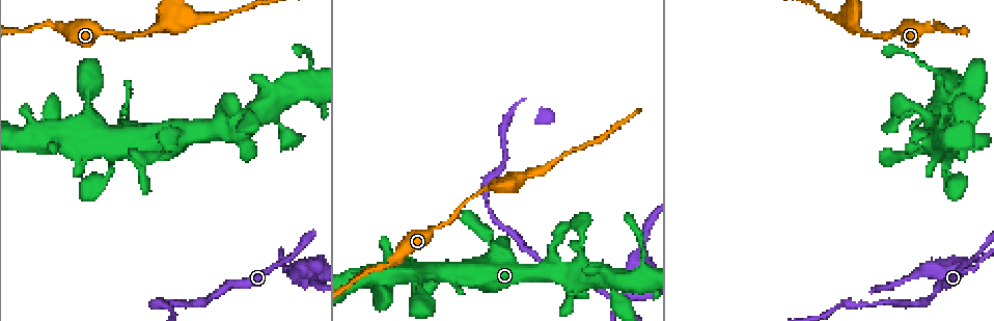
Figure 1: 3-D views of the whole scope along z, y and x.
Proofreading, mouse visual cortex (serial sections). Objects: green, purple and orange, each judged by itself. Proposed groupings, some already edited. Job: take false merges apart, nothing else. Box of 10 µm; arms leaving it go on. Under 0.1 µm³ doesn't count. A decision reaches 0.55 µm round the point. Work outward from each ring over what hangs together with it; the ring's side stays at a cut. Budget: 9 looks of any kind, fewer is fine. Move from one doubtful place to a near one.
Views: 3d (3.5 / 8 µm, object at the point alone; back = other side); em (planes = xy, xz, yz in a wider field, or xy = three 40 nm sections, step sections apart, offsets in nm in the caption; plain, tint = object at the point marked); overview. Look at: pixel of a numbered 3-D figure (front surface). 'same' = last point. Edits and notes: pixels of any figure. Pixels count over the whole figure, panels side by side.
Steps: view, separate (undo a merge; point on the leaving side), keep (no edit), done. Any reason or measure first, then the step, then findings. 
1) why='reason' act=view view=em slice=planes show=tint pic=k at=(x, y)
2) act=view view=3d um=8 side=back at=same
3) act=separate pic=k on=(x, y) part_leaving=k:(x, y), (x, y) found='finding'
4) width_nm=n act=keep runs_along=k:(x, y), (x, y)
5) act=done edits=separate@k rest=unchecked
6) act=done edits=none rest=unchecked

why='sudden change in width' act=view view=3d um=3.5 pic=1 at=(974, 269)

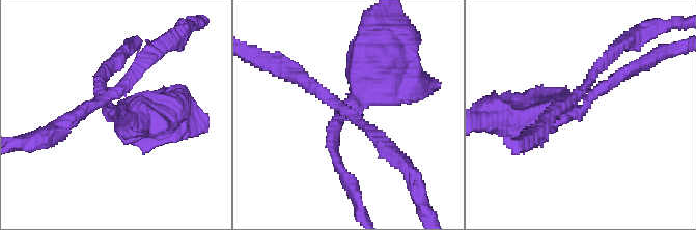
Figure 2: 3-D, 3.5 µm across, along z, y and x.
act=view view=em slice=xy step=5 show=tint pic=2 at=(344, 109)

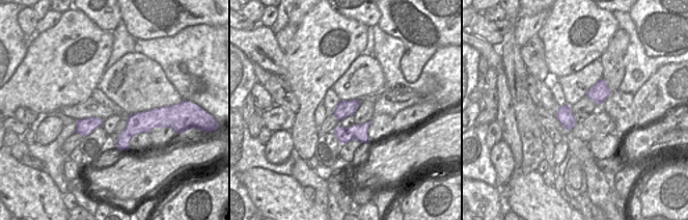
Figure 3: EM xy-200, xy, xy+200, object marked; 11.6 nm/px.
act=separate pic=2 on=(536, 106) part_leaving=2:(352, 105), (381, 32) found='a second cell is stuck on'

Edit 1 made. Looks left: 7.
why='see it whole again' act=view view=overview

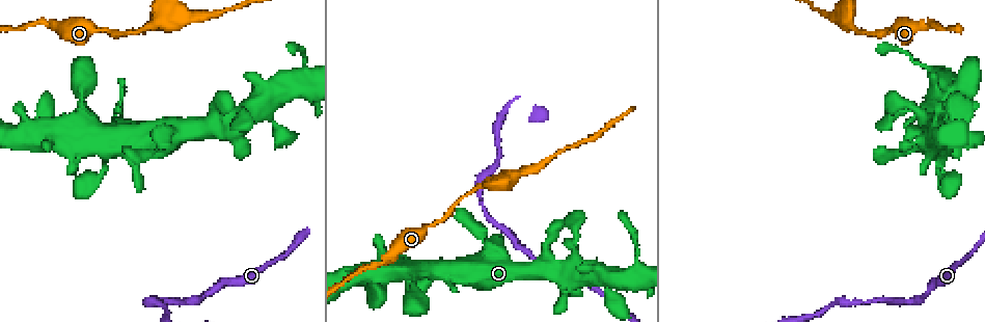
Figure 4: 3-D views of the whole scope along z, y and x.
why='sharp bend' act=view view=3d um=3.5 pic=4 at=(170, 17)

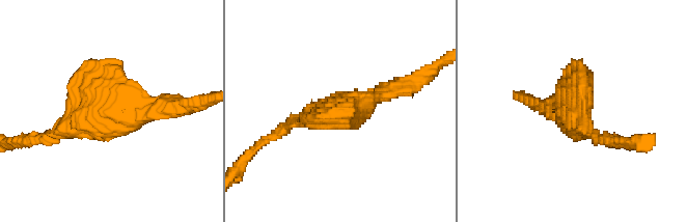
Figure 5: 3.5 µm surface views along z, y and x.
act=view view=em slice=xy step=1 show=tint pic=5 at=(102, 114)

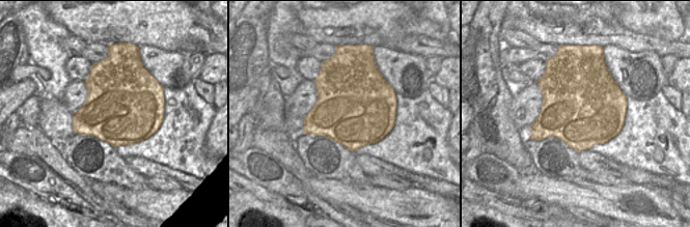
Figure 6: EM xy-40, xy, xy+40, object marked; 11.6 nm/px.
act=keep runs_along=5:(278, 134), (402, 86) found='one cell here'

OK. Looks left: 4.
why='looks like a crossing' act=view view=3d um=3.5 pic=4 at=(85, 129)

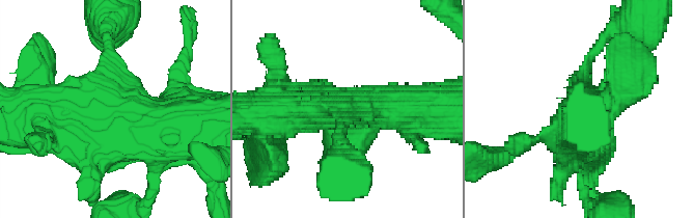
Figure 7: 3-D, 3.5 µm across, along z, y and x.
why='need the tissue' act=view view=em slice=xy step=5 show=tint pic=7 at=(119, 109)

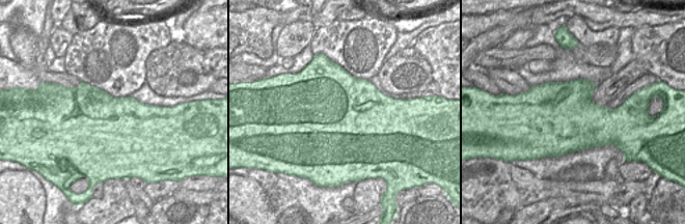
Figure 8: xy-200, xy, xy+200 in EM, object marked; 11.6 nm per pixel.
act=keep found='one cell here'

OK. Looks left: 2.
why='sharp bend' act=view view=3d um=3.5 pic=4 at=(946, 111)

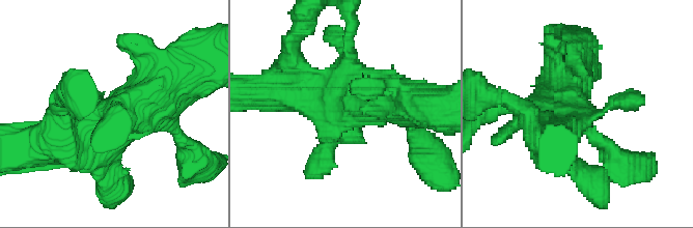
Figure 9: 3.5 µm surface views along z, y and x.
act=view view=em slice=planes show=tint pic=9 at=(578, 117)

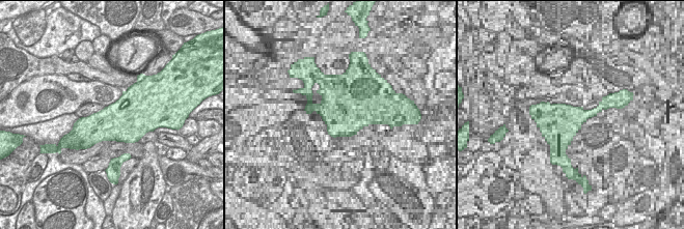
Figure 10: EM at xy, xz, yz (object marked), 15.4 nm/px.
act=keep runs_along=9:(81, 137), (199, 66) found='all the same cell'

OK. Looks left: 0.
act=done edits=separate@2 rest=unchecked

